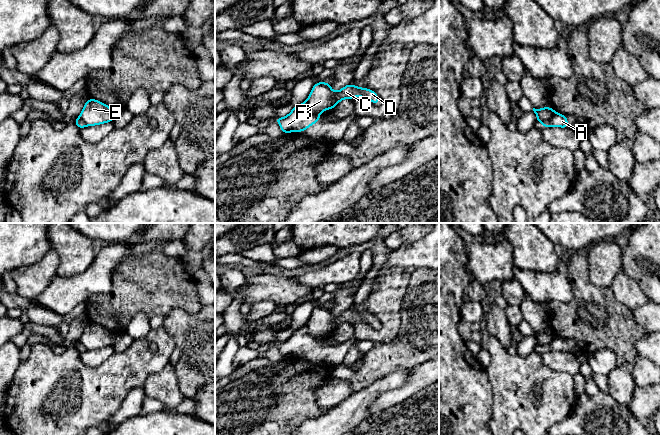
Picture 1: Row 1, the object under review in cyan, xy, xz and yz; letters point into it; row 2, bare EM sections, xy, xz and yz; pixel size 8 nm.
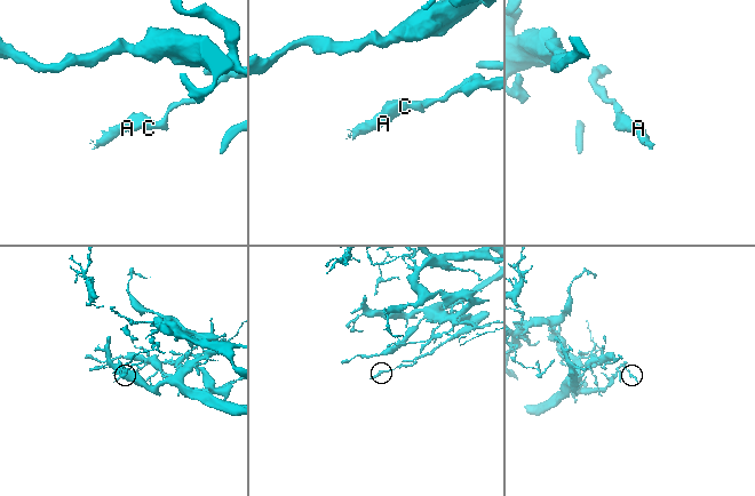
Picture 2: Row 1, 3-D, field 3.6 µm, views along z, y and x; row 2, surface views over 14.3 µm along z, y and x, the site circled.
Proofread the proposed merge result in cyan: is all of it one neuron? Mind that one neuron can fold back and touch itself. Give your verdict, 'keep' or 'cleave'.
cleave

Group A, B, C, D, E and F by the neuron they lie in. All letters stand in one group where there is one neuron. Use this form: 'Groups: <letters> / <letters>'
Groups: A B / C D E F

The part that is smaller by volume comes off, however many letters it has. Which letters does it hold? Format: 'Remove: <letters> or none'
Remove: A, B

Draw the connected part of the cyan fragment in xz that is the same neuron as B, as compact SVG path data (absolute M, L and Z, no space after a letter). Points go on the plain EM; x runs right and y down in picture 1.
M306 326L295 330L287 340L275 342L282 353L283 359L289 356L304 356L305 353L320 344L321 341L318 338L309 335Z

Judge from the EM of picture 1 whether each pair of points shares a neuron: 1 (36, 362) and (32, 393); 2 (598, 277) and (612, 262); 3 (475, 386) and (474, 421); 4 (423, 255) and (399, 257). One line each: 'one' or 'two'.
1: one
2: one
3: one
4: one

